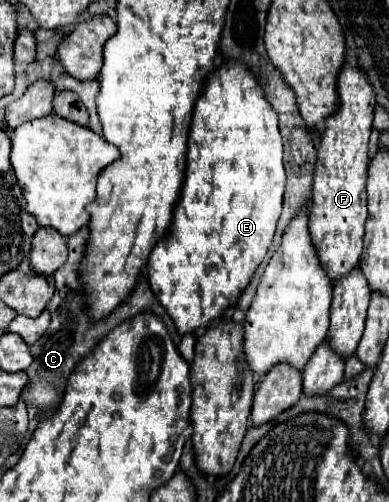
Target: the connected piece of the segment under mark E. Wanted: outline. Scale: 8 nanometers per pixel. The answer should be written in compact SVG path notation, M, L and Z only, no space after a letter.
M221 65L207 77L193 111L187 147L187 173L171 229L167 237L153 247L147 265L149 287L173 319L179 335L201 333L213 319L219 319L237 303L273 243L285 189L283 143L277 113L269 109L253 77L249 77L245 69L237 69L237 65Z

